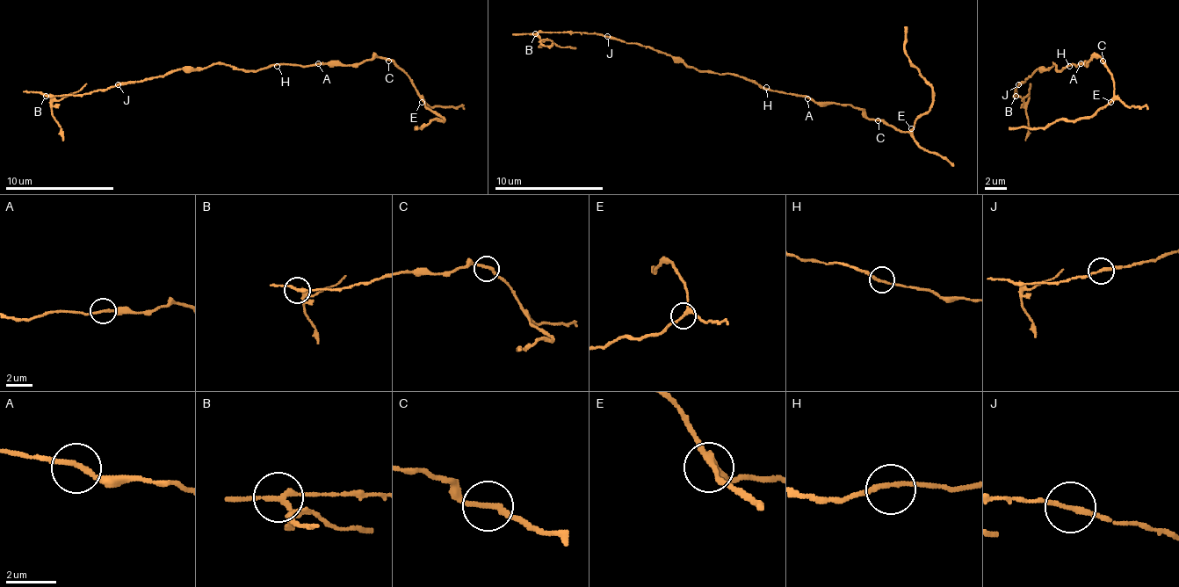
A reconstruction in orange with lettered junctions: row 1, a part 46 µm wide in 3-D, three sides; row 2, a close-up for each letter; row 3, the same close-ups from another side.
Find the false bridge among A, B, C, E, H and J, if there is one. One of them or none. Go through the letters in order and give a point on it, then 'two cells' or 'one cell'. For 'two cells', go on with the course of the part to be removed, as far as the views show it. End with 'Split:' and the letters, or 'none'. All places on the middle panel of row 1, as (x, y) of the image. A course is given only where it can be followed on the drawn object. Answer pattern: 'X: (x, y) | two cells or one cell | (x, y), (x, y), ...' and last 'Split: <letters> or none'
A: (807, 98) | one cell
B: (535, 33) | two cells | (534, 32), (542, 44), (548, 47), (553, 44)
C: (878, 120) | one cell
E: (911, 128) | one cell
H: (766, 87) | one cell
J: (607, 36) | one cell
Split: B

